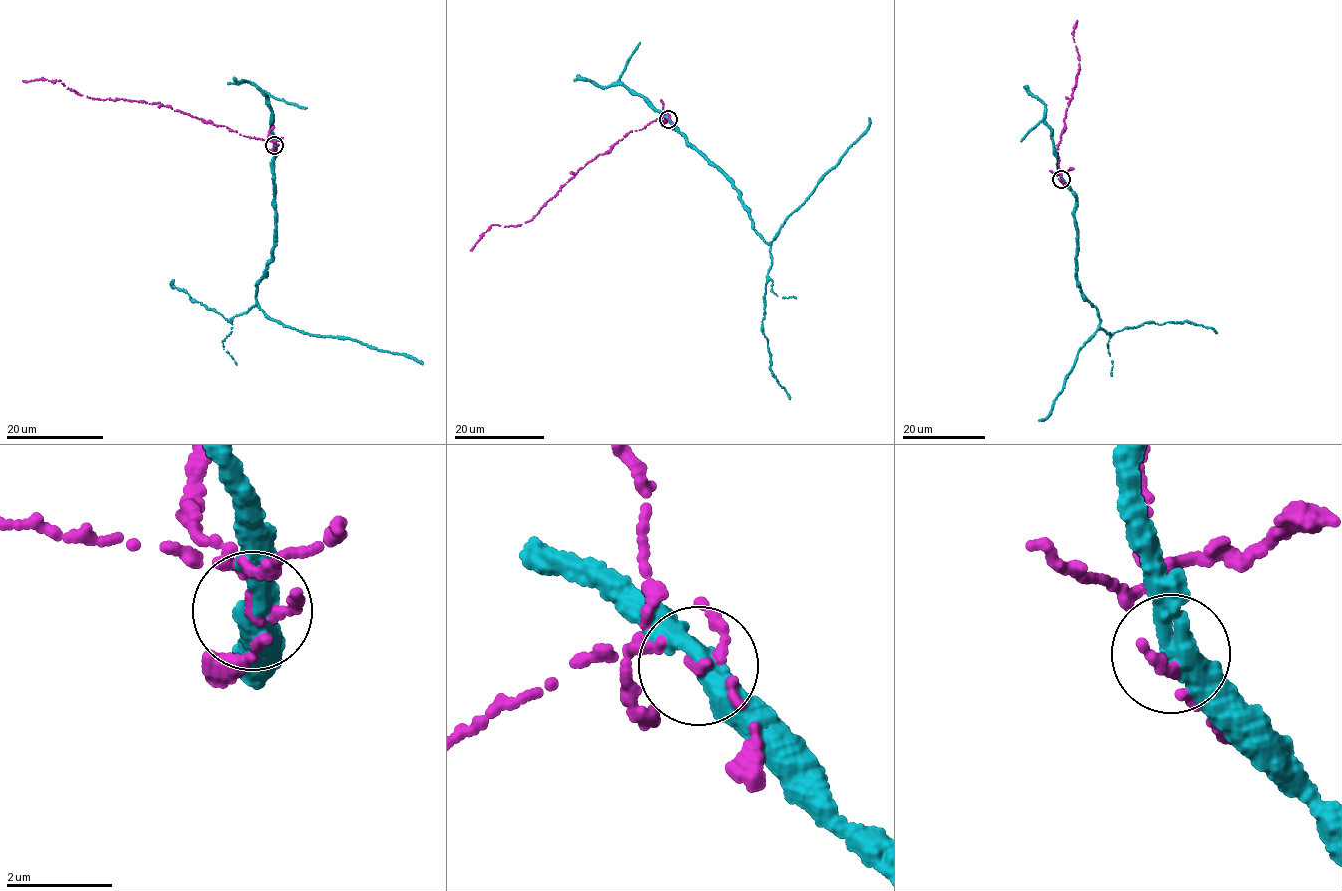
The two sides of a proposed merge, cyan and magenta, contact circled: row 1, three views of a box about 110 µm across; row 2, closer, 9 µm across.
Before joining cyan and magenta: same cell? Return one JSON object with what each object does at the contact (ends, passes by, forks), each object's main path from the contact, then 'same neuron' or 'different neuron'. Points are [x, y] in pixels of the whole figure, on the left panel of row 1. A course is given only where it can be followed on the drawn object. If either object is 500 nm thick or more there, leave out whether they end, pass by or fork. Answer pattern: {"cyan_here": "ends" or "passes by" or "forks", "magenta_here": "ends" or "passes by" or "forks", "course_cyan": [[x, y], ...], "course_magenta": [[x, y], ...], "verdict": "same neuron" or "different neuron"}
{"cyan_here": "passes by", "magenta_here": "forks", "course_cyan": [[274, 146], [273, 260], [256, 283], [257, 305], [228, 320], [190, 299], [173, 280], [170, 284]], "course_magenta": [[273, 146], [269, 141], [245, 136], [158, 103], [92, 99], [58, 80], [22, 81]], "verdict": "different neuron"}

